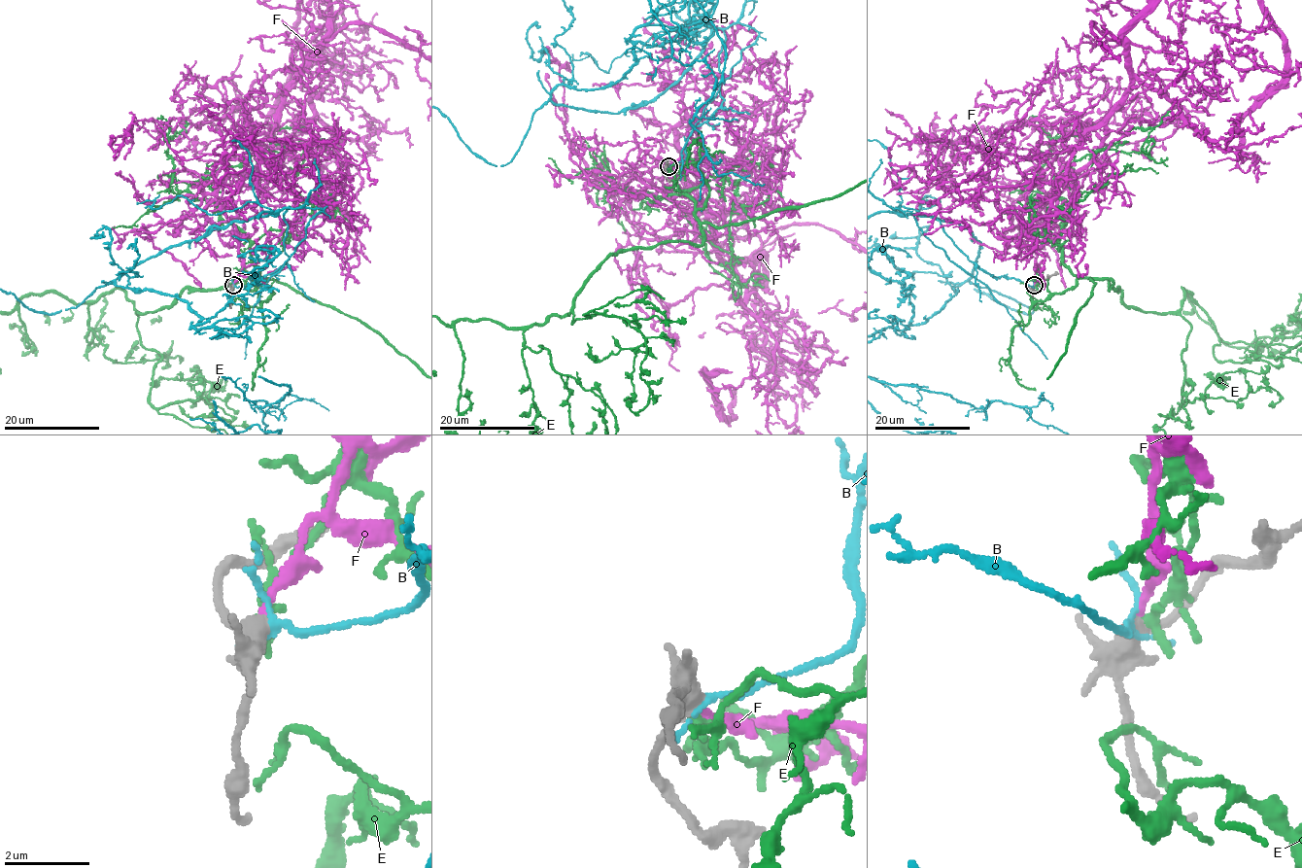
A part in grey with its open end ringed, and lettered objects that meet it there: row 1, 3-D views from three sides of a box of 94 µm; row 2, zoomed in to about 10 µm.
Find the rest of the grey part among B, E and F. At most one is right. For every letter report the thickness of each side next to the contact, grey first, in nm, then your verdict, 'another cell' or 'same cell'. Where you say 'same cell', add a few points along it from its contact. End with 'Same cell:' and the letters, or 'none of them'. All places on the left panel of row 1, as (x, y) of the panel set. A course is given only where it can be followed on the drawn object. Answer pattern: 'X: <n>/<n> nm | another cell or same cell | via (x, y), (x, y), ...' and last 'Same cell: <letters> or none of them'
B: 360/150 nm | another cell
E: 360/280 nm | another cell
F: 340/160 nm | same cell
Same cell: F

